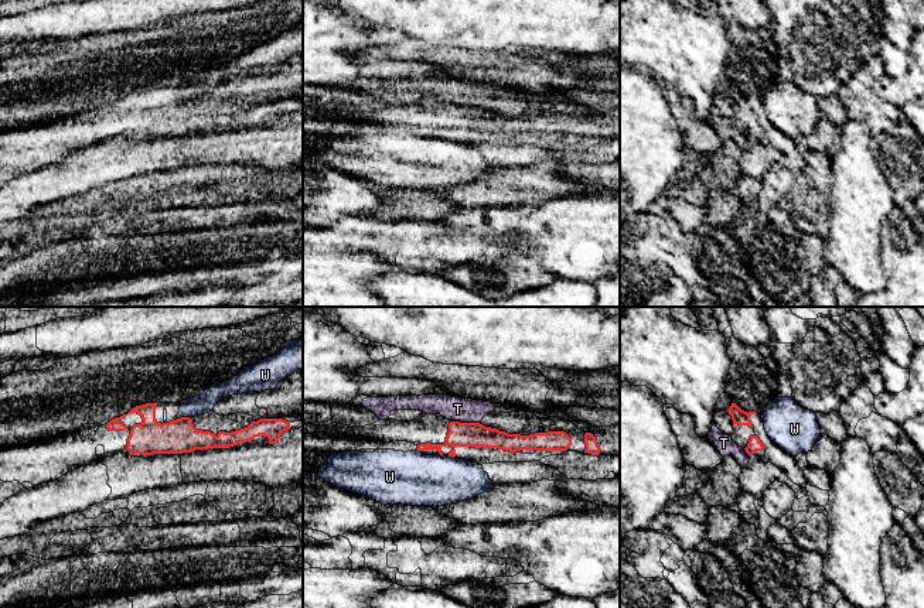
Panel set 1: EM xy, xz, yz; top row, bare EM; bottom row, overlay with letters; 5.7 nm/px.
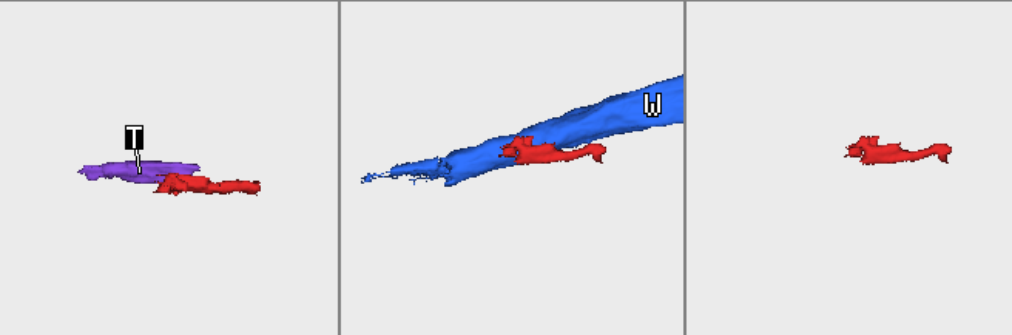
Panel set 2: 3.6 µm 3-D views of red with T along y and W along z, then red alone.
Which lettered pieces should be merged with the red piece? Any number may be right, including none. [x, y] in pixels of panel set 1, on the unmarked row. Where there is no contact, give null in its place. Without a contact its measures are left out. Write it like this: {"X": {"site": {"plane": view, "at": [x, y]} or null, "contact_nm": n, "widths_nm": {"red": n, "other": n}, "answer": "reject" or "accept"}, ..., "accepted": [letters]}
{"T": {"site": {"plane": "xz", "at": [466, 106]}, "contact_nm": 160, "widths_nm": {"red": 140, "other": 140}, "answer": "reject"}, "W": {"site": {"plane": "xy", "at": [184, 101]}, "contact_nm": 90, "widths_nm": {"red": 190, "other": 120}, "answer": "reject"}, "accepted": []}

